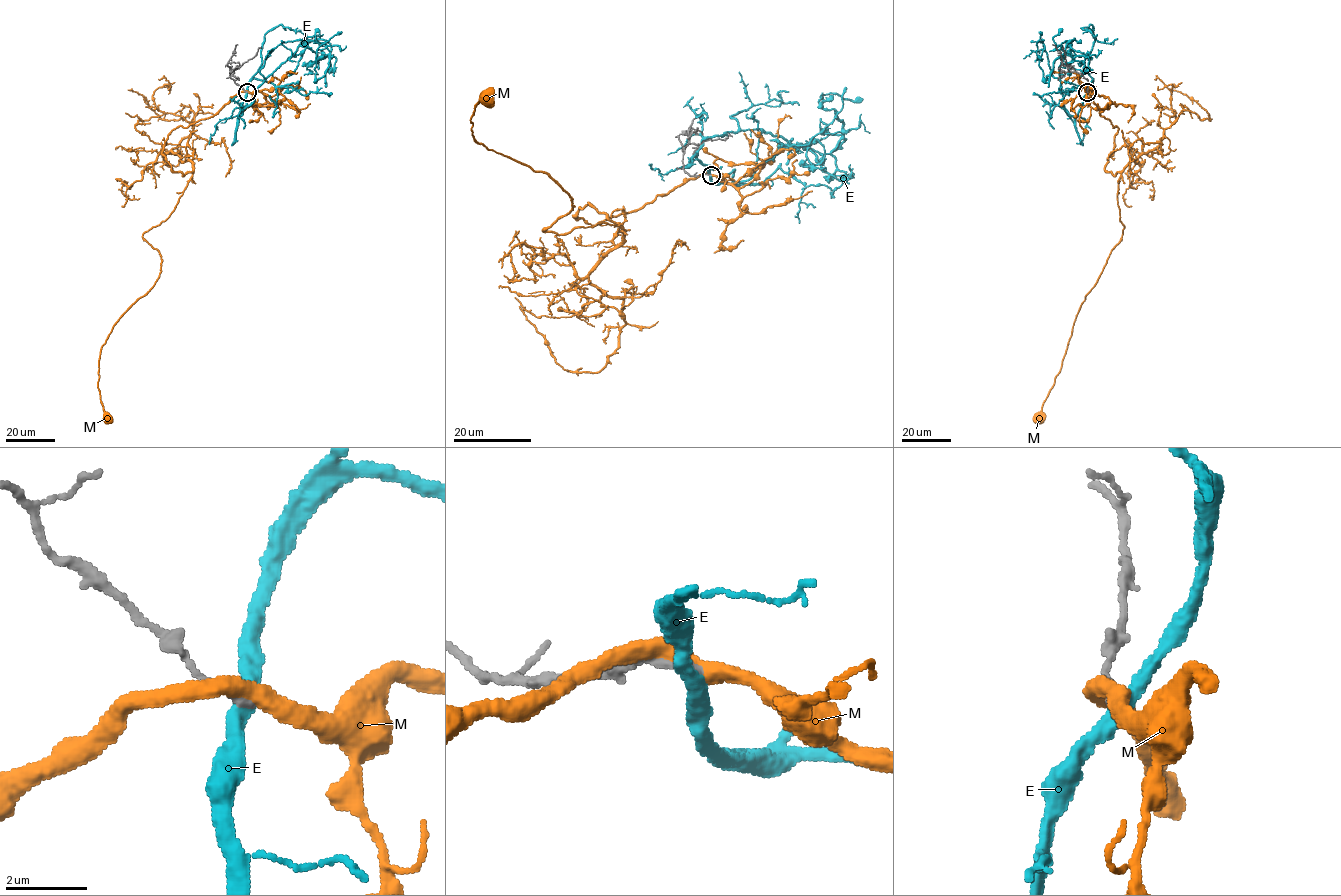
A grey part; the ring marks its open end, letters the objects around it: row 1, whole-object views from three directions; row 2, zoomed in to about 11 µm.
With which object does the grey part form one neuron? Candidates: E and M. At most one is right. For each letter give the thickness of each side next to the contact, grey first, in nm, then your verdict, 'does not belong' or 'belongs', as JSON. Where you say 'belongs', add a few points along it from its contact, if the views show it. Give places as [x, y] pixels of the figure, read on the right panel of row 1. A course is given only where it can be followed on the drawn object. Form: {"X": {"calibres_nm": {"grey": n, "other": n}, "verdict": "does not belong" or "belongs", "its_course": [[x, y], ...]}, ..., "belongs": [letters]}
{"E": {"calibres_nm": {"grey": 200, "other": 380}, "verdict": "does not belong"}, "M": {"calibres_nm": {"grey": 240, "other": 420}, "verdict": "does not belong"}, "belongs": []}

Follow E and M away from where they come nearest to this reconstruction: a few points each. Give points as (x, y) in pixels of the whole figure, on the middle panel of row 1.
E: (710, 175), (698, 149), (725, 133), (763, 129), (791, 149), (831, 153), (846, 140), (822, 94), (862, 98)
M: (709, 174), (595, 225), (574, 216), (587, 203), (622, 229), (544, 232), (572, 199), (477, 141), (485, 99)

